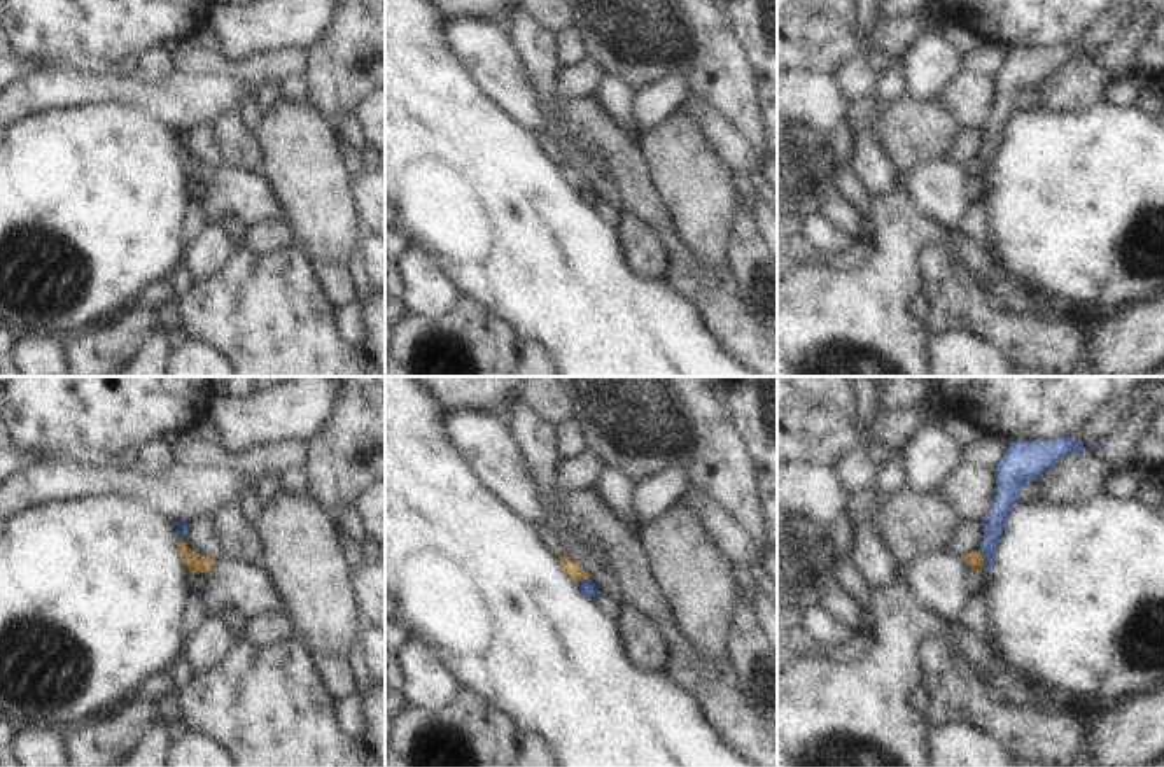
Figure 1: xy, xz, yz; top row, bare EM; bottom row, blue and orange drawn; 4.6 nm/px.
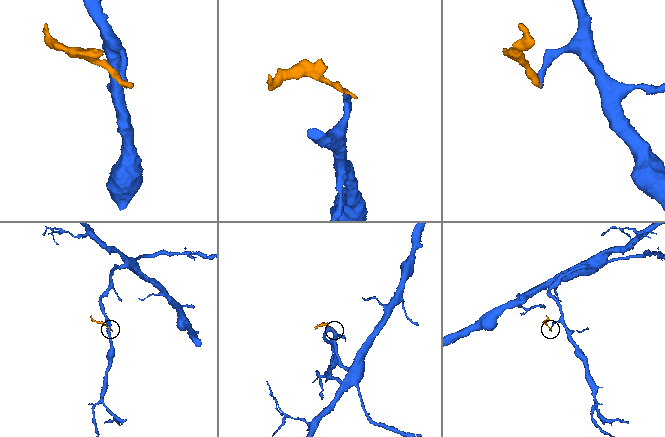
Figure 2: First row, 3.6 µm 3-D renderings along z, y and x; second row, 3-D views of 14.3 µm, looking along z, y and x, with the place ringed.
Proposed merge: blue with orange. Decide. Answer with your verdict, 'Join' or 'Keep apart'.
Keep apart.

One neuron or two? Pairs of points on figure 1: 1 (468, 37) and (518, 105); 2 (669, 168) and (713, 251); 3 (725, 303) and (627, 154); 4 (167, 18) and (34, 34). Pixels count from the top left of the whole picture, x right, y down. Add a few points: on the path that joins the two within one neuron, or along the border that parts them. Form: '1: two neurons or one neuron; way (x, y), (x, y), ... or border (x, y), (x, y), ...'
1: one neuron; way (485, 55), (508, 88)
2: one neuron; way (690, 189), (701, 200), (704, 230)
3: one neuron; way (688, 268), (678, 258), (655, 214), (636, 191)
4: one neuron; way (133, 18), (67, 20)

